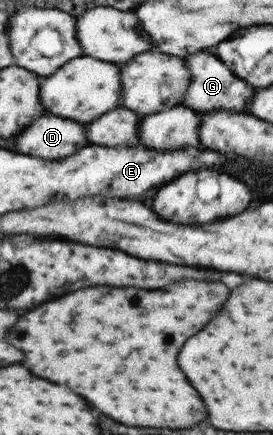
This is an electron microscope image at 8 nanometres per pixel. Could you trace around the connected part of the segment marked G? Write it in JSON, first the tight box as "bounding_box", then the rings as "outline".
{"bounding_box":[182,50,255,115],"outline":[[[202,50],[184,59],[191,71],[191,84],[182,105],[193,109],[199,115],[226,110],[227,112],[248,114],[255,89],[243,79],[236,77],[231,69],[218,57]]]}

